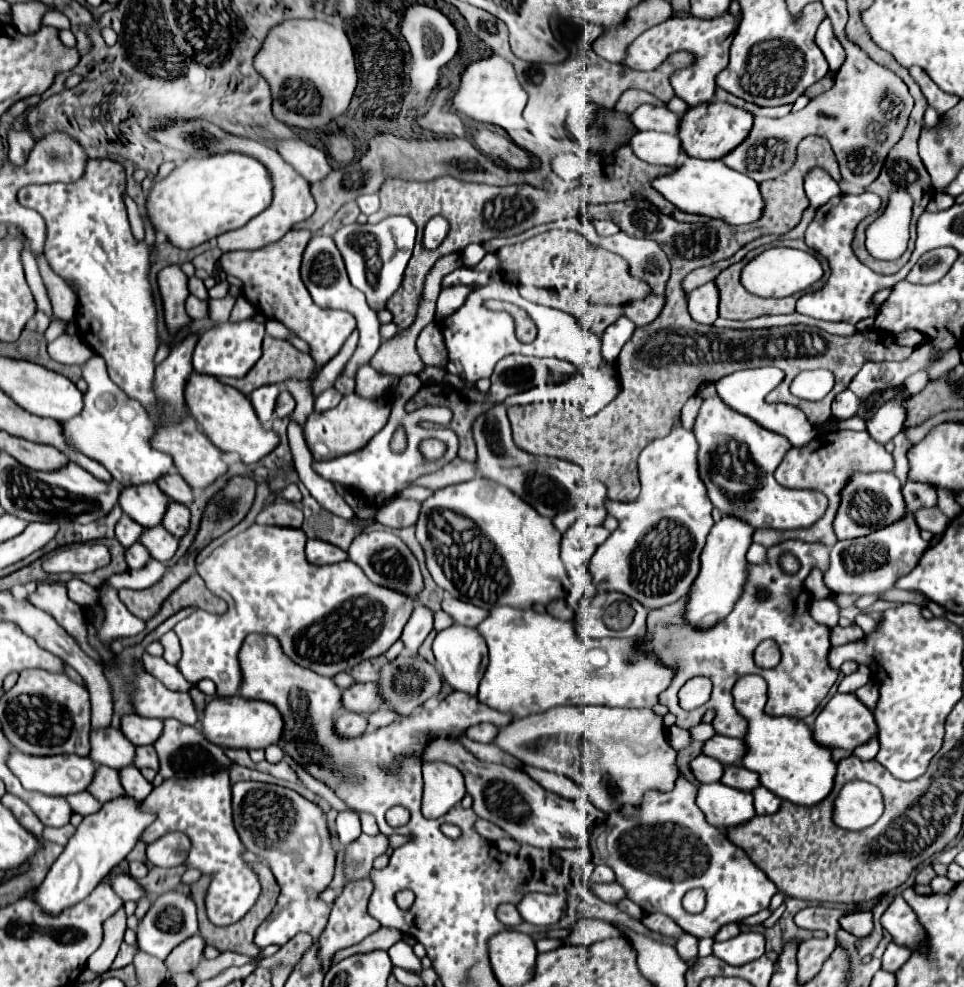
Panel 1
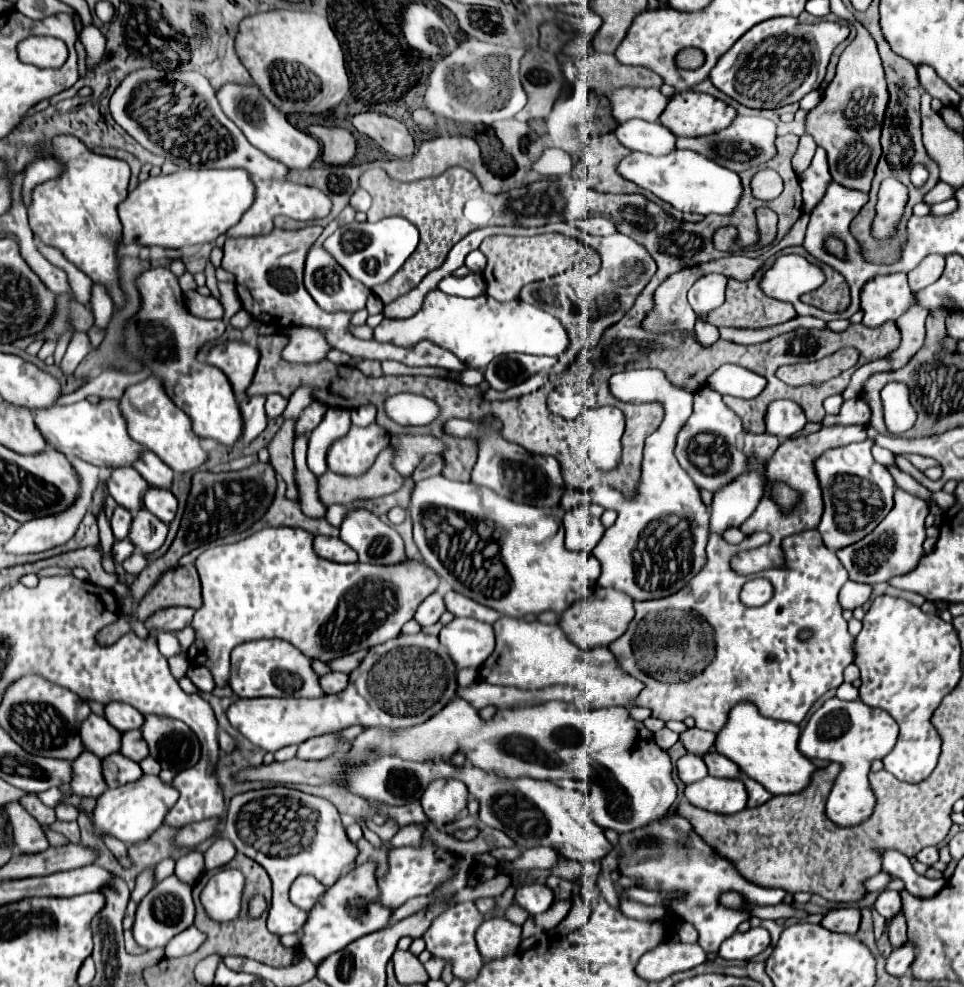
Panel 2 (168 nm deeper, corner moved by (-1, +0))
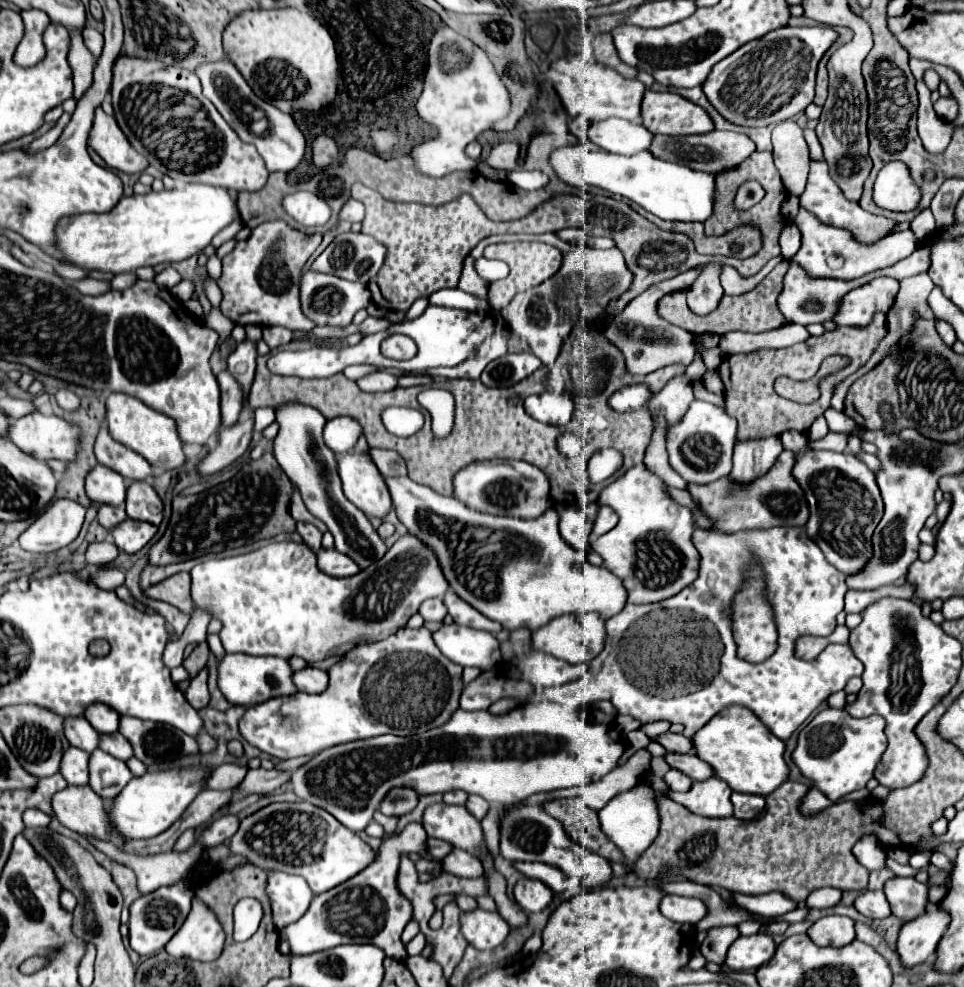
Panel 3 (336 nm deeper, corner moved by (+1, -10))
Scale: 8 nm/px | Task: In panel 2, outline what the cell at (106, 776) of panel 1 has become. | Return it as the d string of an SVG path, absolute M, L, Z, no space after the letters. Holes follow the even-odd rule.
M84 750L82 756L78 756L72 762L72 792L78 796L88 796L88 798L98 798L108 786L102 776L102 766L98 756L94 756L90 750Z

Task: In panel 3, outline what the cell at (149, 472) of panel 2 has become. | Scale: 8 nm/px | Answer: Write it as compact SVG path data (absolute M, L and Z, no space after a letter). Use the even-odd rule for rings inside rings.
M102 426L96 438L94 454L98 462L106 468L116 470L122 474L128 482L142 482L154 476L154 470L148 460L144 460L140 454L136 454L130 448L124 448L120 442L116 442L110 434L108 428Z

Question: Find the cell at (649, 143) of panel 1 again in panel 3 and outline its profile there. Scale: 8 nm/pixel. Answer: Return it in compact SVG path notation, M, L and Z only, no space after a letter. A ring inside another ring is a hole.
M610 118L608 122L594 122L588 132L588 140L606 152L614 154L638 154L648 152L654 140L654 134L650 134L642 124L634 124L628 120Z

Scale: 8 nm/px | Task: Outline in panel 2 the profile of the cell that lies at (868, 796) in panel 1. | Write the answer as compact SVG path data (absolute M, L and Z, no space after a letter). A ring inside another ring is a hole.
M830 698L810 716L798 740L800 752L810 760L830 760L842 766L826 804L826 814L832 822L838 826L856 826L872 814L876 798L868 784L870 764L884 758L894 748L896 736L898 724L888 712L870 708L858 700L846 702L840 698Z

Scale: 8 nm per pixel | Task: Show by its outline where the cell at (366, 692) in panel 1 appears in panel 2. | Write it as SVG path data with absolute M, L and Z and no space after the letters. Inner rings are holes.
M328 672L324 676L318 676L320 678L320 686L324 690L324 694L336 694L336 692L342 692L348 684L348 676L342 674L342 672Z

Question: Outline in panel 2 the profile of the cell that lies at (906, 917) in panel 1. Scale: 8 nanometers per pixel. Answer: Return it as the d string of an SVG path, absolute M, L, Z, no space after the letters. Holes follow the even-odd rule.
M882 890L874 902L874 910L886 920L892 920L900 908L902 908L902 900L900 894L894 890Z

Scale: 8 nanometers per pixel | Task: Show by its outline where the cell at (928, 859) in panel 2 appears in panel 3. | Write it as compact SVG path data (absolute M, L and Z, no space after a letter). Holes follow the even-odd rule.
M916 852L913 855L911 855L909 864L915 869L919 869L922 867L928 867L930 865L930 856L931 852Z

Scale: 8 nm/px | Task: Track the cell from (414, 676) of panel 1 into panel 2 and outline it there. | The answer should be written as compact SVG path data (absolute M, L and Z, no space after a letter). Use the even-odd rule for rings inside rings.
M426 632L418 634L398 634L394 640L380 644L378 648L370 648L362 664L350 672L348 676L350 688L338 696L320 696L320 698L240 698L228 708L230 724L242 732L252 744L264 748L266 752L276 752L284 746L302 744L314 736L336 734L350 726L384 726L384 728L410 728L430 720L430 716L438 714L448 700L452 700L458 692L456 668L450 660L448 652L440 646L438 636L430 636Z

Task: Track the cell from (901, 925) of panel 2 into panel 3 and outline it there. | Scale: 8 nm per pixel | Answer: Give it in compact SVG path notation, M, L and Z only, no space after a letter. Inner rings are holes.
M892 878L884 884L884 894L890 902L892 914L902 922L908 924L912 918L924 914L928 906L928 886L920 884L914 878Z

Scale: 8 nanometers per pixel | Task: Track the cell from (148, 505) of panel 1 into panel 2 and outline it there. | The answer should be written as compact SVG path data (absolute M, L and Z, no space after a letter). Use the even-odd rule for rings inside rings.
M114 468L106 480L106 488L108 494L126 510L140 510L142 494L146 492L148 484L134 468Z

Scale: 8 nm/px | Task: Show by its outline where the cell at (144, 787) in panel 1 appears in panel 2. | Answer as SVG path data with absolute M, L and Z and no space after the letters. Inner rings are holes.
M116 752L114 756L102 760L102 774L108 788L118 788L122 784L138 780L144 772L138 762L128 760L126 756L122 756L122 752Z

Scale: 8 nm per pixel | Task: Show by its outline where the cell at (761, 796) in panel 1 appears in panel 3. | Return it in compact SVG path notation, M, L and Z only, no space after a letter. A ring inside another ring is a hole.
M734 792L732 794L732 804L734 804L734 816L740 820L752 820L756 818L756 814L760 814L760 810L764 808L764 798L754 796L754 794L740 794Z

